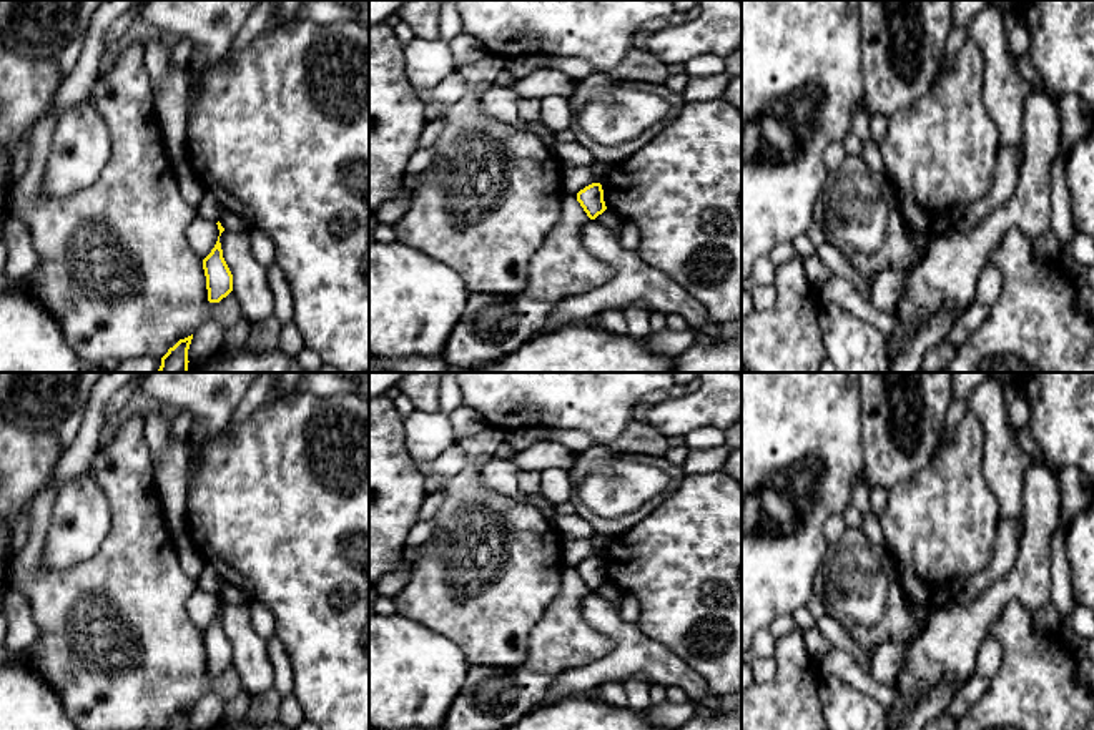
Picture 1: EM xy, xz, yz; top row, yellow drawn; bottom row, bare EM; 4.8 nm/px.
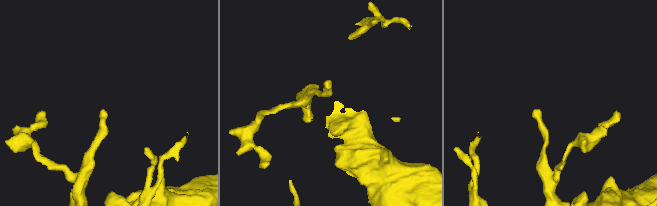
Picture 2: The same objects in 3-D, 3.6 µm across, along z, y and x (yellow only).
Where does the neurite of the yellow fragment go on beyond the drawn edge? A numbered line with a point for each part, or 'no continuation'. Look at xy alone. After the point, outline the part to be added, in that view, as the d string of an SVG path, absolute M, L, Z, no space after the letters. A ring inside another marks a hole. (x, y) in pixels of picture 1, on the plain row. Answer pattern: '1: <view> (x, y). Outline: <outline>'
no continuation

